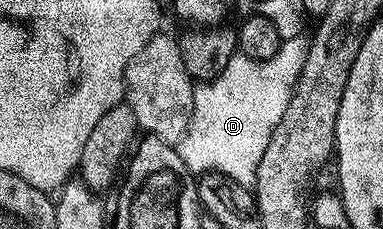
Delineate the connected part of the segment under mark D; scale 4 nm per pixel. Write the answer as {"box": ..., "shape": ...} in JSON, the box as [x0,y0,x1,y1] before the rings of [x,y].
{"box":[178,35,309,186],"shape":[[[304,35],[281,41],[280,50],[265,61],[250,59],[245,53],[237,52],[236,56],[230,59],[230,63],[222,67],[218,76],[193,88],[192,118],[183,139],[178,142],[180,158],[192,174],[221,173],[234,179],[234,183],[255,186],[258,163],[262,163],[266,143],[270,143],[270,135],[274,135],[274,127],[278,127],[282,114],[286,111],[286,103],[290,103],[296,89],[296,80],[302,75],[308,43],[309,38]]]}

